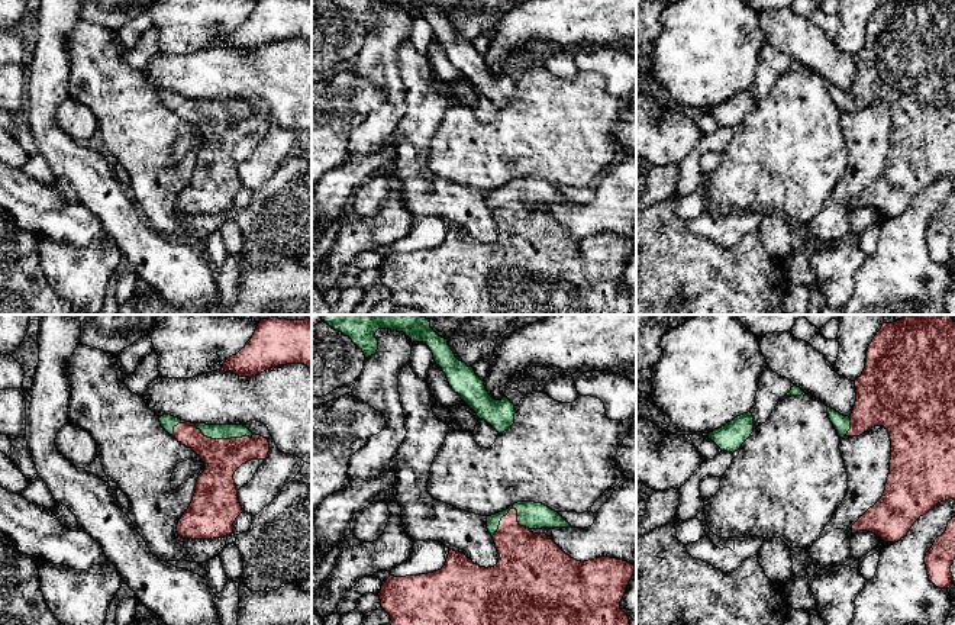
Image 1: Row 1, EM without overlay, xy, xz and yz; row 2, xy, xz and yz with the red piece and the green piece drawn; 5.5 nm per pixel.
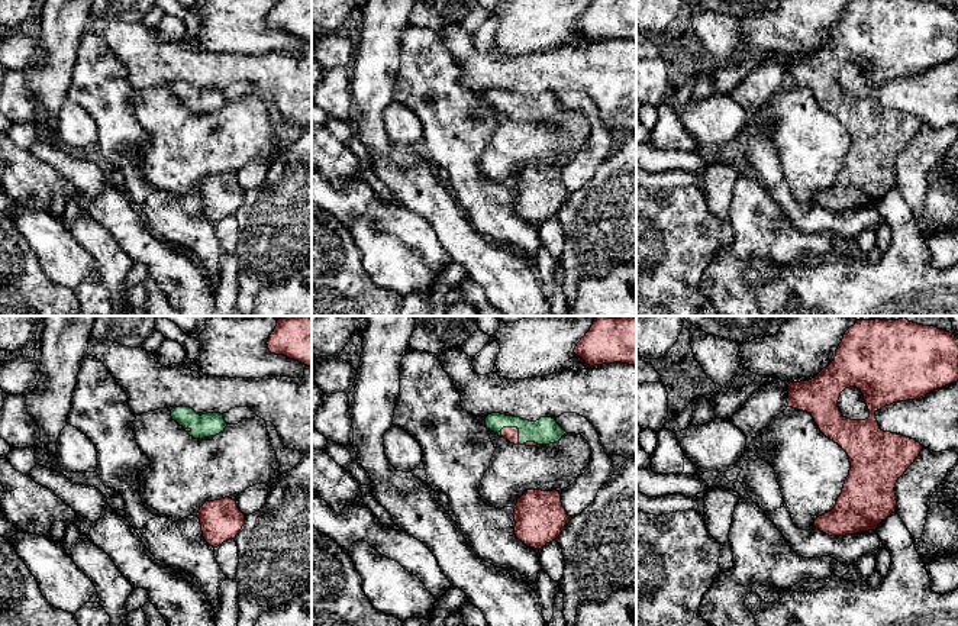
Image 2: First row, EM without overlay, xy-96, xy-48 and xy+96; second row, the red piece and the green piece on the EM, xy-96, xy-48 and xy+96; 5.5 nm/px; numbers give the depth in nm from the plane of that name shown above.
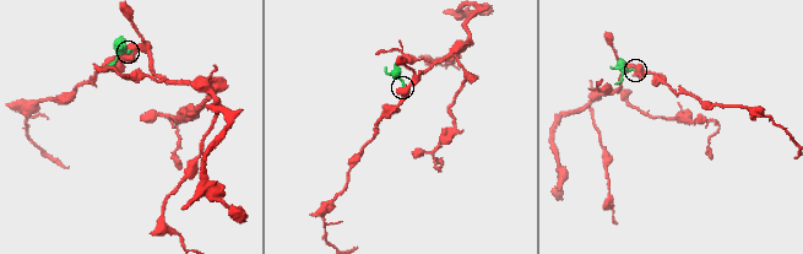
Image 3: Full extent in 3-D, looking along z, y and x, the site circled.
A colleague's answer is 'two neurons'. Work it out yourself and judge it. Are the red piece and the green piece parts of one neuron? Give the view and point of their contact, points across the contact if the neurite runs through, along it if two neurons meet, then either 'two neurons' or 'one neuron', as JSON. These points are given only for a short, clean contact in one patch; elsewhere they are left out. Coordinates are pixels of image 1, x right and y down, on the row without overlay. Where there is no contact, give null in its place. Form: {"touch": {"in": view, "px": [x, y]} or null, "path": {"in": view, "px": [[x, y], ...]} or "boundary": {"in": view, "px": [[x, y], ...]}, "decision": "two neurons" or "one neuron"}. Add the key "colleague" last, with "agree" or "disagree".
{"touch": {"in": "xy", "px": [223, 115]}, "decision": "one neuron", "colleague": "disagree"}

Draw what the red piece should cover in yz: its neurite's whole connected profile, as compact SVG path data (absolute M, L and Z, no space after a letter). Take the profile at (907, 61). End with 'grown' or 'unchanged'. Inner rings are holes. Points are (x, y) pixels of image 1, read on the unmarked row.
M883 0L871 16L867 26L867 39L862 49L855 55L856 77L849 91L843 91L827 83L829 94L839 112L859 112L874 102L884 102L891 115L890 149L881 174L869 183L854 200L852 209L869 206L884 218L897 218L907 210L913 199L938 178L955 174L955 0Z; grown

